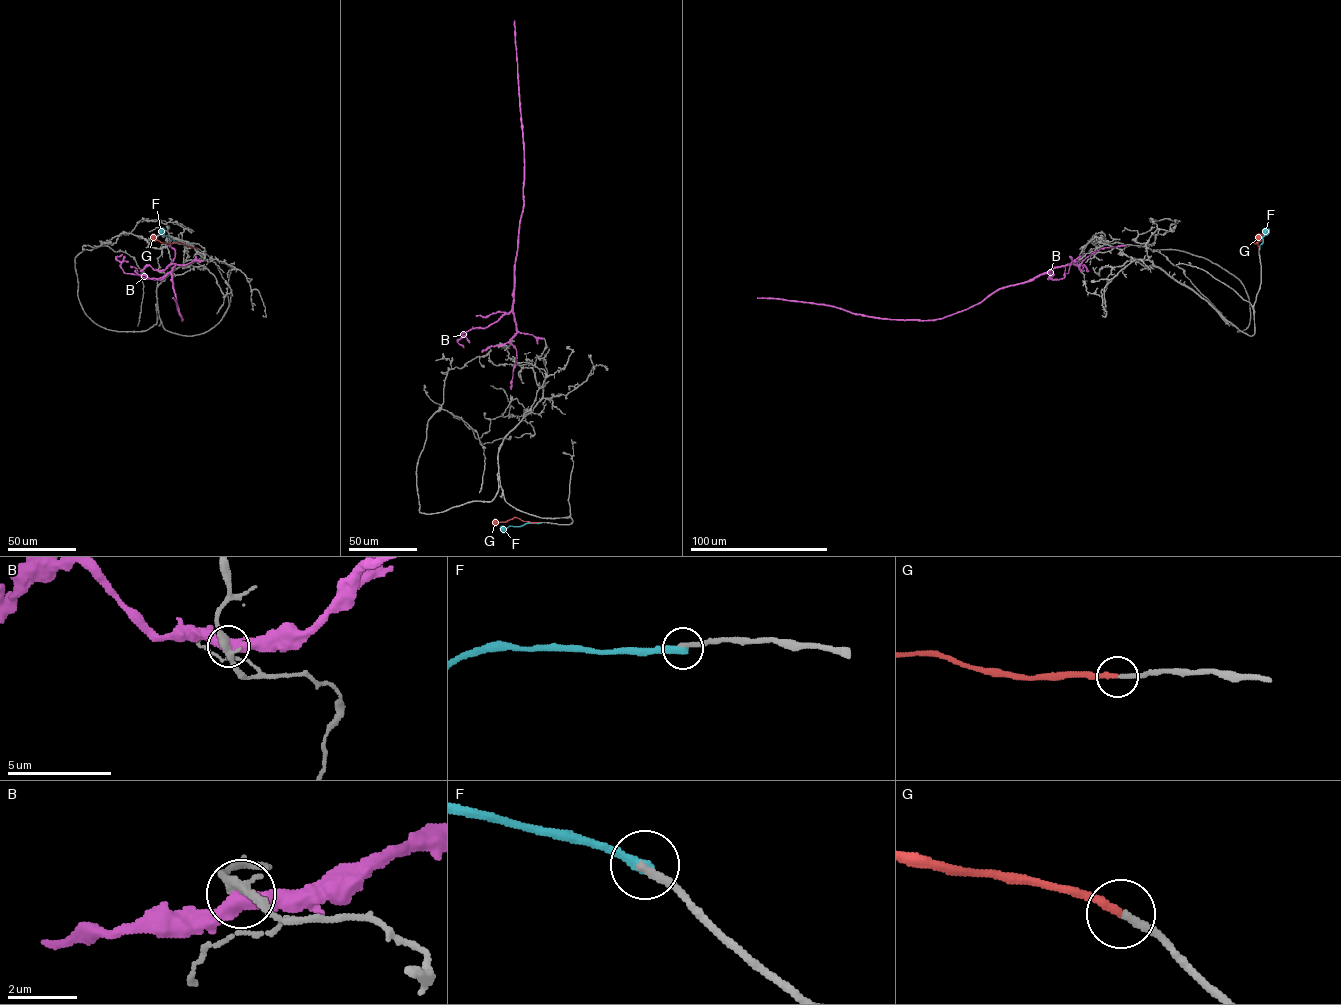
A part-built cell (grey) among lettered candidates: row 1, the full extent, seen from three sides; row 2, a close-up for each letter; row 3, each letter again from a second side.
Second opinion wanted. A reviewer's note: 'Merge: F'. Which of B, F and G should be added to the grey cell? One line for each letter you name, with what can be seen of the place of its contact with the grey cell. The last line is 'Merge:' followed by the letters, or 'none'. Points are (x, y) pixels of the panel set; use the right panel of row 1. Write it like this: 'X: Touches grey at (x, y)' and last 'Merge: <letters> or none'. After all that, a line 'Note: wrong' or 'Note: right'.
G: Touches grey at (1259, 249)
Merge: G
Note: wrong

